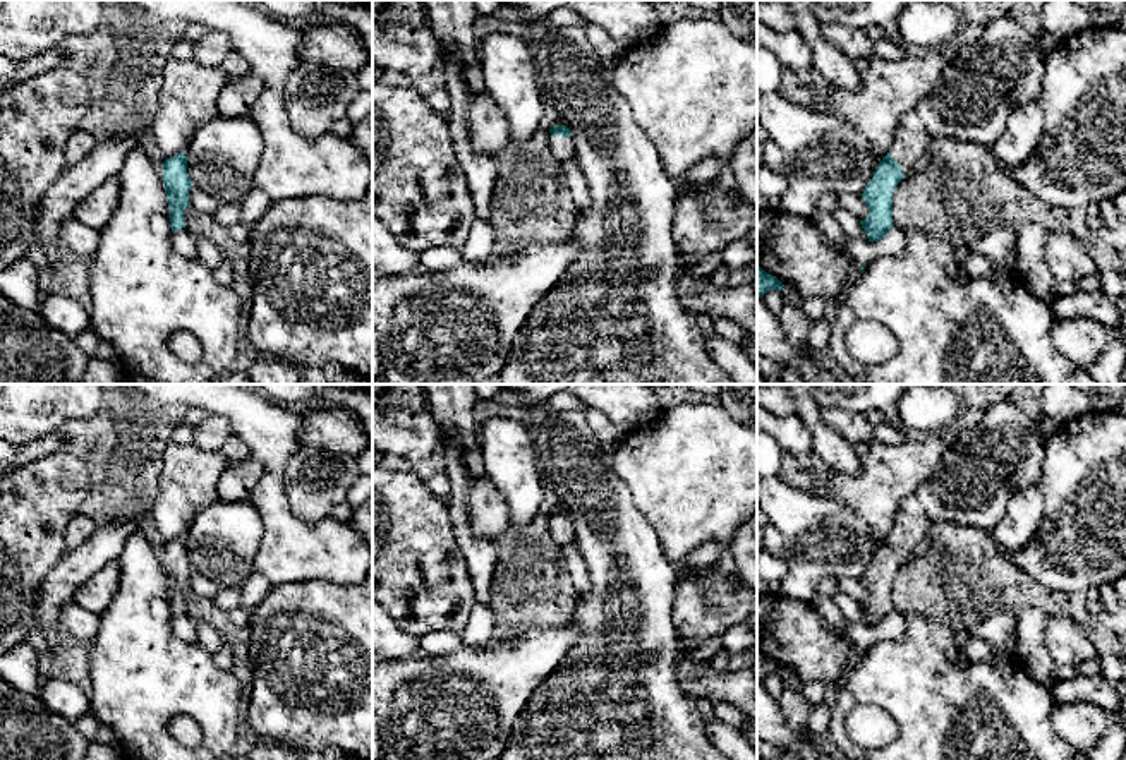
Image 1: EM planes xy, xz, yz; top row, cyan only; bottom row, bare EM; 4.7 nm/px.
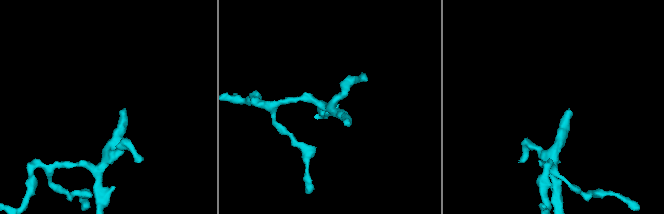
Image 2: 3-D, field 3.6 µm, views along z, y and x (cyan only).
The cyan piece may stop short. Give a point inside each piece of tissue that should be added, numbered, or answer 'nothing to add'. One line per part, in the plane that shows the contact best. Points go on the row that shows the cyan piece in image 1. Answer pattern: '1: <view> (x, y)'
1: yz (970, 100)

